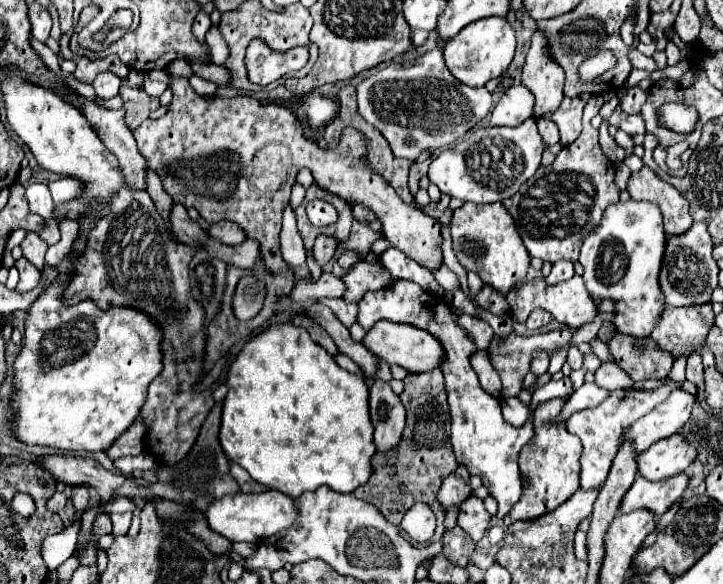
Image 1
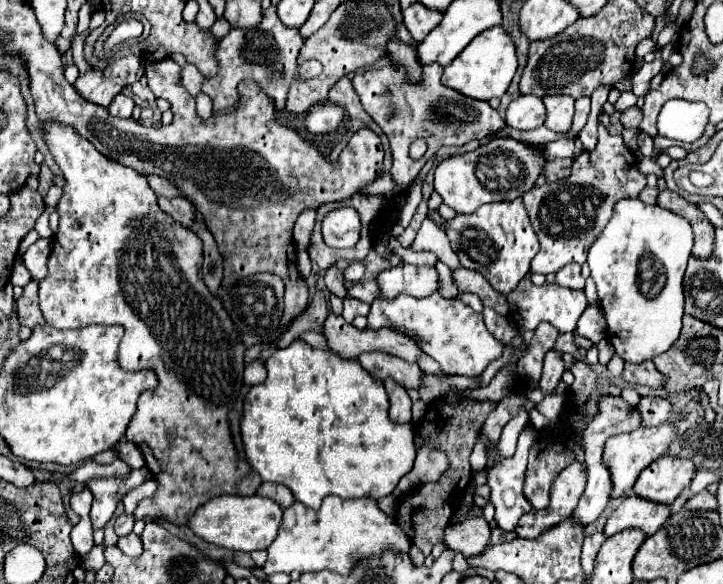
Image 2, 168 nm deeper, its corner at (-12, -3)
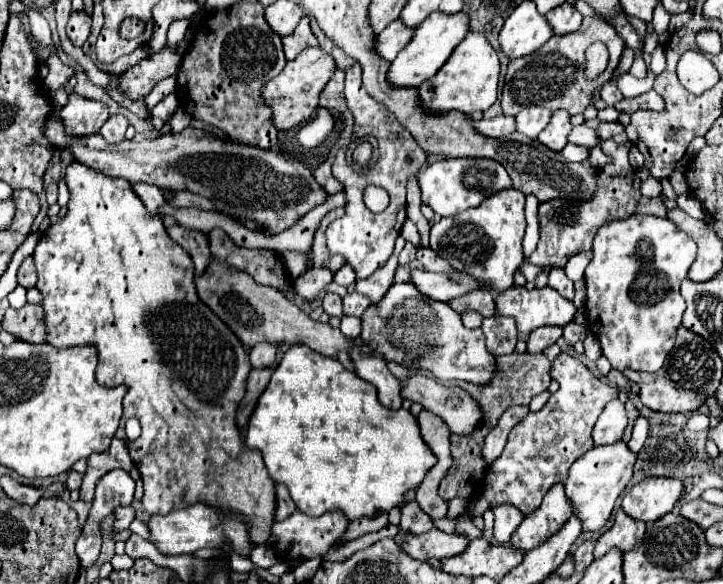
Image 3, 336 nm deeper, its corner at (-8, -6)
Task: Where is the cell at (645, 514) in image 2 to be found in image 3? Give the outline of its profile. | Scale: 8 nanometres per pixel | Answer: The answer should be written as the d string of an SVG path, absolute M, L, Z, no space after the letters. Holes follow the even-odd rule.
M618 510L612 528L596 540L594 558L604 556L612 546L618 546L624 552L628 552L630 548L644 542L644 530L646 530L646 522L632 520L632 516L624 514L624 510Z

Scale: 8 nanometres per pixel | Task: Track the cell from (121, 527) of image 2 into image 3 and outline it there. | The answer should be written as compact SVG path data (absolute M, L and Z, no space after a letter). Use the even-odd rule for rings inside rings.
M126 506L126 508L116 508L114 512L116 520L114 520L114 530L116 532L122 532L122 530L128 530L130 528L130 522L134 520L134 508L132 506Z

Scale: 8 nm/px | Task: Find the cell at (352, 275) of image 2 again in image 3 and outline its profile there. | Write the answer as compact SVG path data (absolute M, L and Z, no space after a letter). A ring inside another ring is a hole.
M342 266L336 274L334 274L334 282L336 284L342 284L342 286L352 286L354 282L356 282L356 274L354 274L354 270L352 270L352 266Z

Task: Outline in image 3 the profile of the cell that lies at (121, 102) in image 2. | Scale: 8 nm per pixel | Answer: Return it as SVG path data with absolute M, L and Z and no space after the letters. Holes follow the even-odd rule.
M116 114L116 116L110 116L108 120L106 120L106 124L100 128L100 134L104 134L104 138L108 140L108 142L120 142L120 140L124 140L124 132L126 132L126 128L128 128L128 120L126 120L126 116L122 116L122 114Z

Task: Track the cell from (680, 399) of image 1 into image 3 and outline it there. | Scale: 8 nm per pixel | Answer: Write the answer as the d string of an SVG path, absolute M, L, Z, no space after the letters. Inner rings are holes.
M622 440L614 444L606 444L606 446L596 444L592 446L592 450L588 450L582 458L578 458L572 464L570 476L564 486L566 486L566 496L570 498L574 512L582 520L584 532L598 530L608 522L612 508L616 504L616 498L622 494L622 490L632 478L634 464L636 464L636 452L632 452L628 444Z

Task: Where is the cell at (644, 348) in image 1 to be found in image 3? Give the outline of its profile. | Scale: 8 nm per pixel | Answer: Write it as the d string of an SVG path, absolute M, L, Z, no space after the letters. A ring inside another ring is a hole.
M610 370L608 380L610 380L610 384L614 384L614 386L618 386L618 388L626 388L628 392L638 392L638 390L640 390L640 386L638 386L636 382L628 380L628 378L626 378L622 372L618 372L618 370Z

